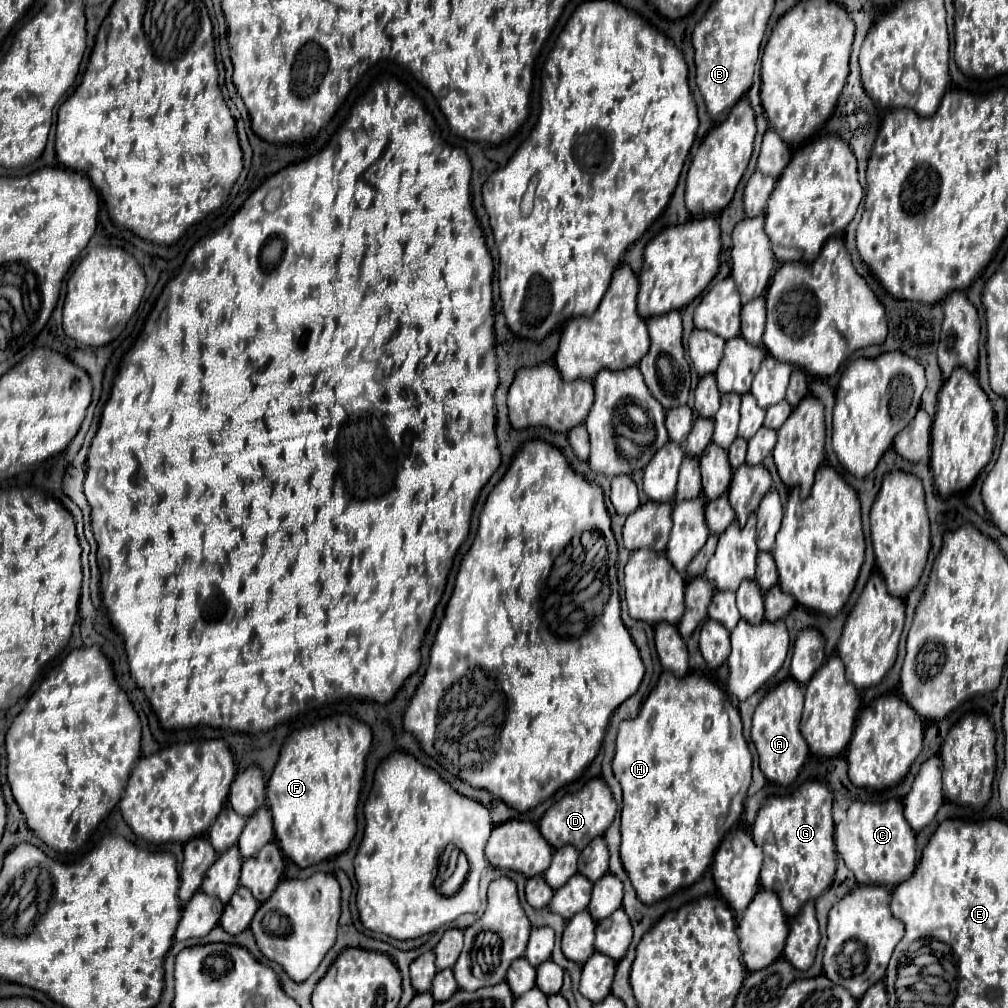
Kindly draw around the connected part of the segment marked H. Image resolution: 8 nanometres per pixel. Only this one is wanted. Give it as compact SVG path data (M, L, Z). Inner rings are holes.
M664 672L660 676L656 688L650 692L646 702L642 704L640 714L634 720L624 720L620 724L618 738L616 738L616 756L614 756L612 768L614 768L614 776L618 778L618 782L622 786L622 802L624 802L622 804L622 826L620 826L620 832L622 832L620 860L622 860L624 870L636 890L638 900L644 904L654 904L654 902L674 894L676 890L688 888L694 882L698 882L704 876L706 868L710 866L722 836L726 836L726 832L732 830L734 824L740 820L742 810L744 810L744 798L746 798L746 792L752 782L752 754L742 736L742 722L740 722L738 708L732 706L726 692L716 682L712 682L700 674L686 674L682 678L676 678L672 672Z

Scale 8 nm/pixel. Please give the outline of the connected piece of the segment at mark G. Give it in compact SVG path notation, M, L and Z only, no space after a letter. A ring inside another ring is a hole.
M806 782L792 796L768 798L756 816L752 838L764 852L760 884L780 896L786 916L796 916L802 904L816 900L834 882L836 848L832 792L826 784Z

